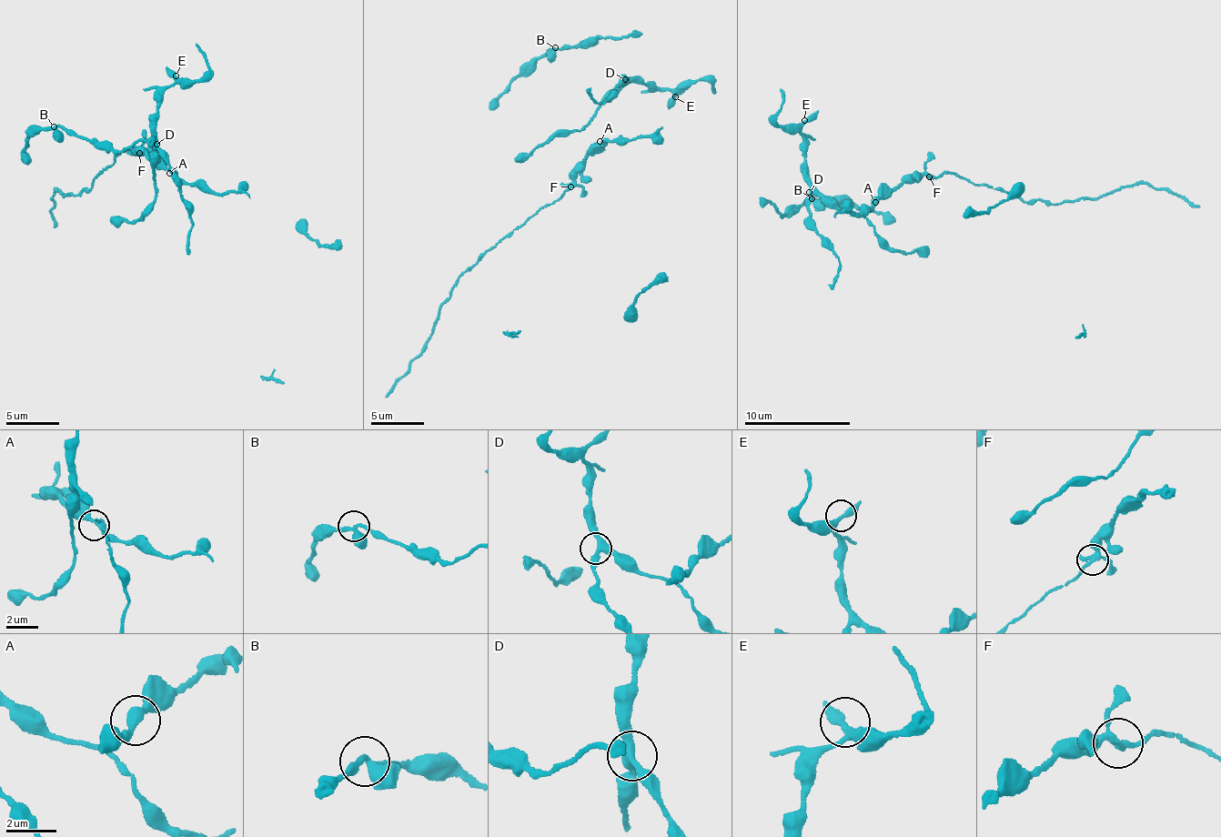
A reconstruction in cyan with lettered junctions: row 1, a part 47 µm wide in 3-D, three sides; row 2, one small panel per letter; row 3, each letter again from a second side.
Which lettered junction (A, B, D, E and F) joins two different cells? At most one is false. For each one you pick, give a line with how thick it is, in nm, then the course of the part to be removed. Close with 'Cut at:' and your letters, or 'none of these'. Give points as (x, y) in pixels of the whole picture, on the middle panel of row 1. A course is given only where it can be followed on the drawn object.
F: Thickness 240 nm. Course of the part to remove: (570, 186), (464, 271), (439, 307), (429, 342), (386, 396)
Cut at: F

